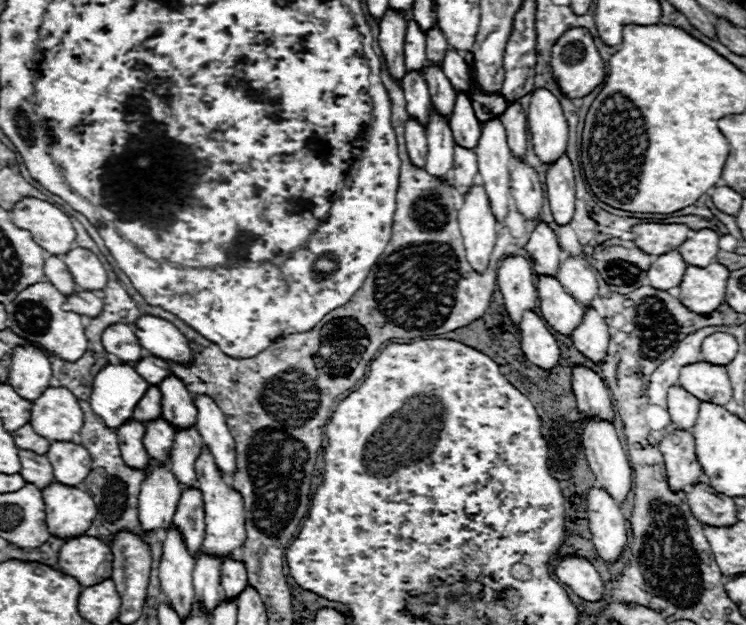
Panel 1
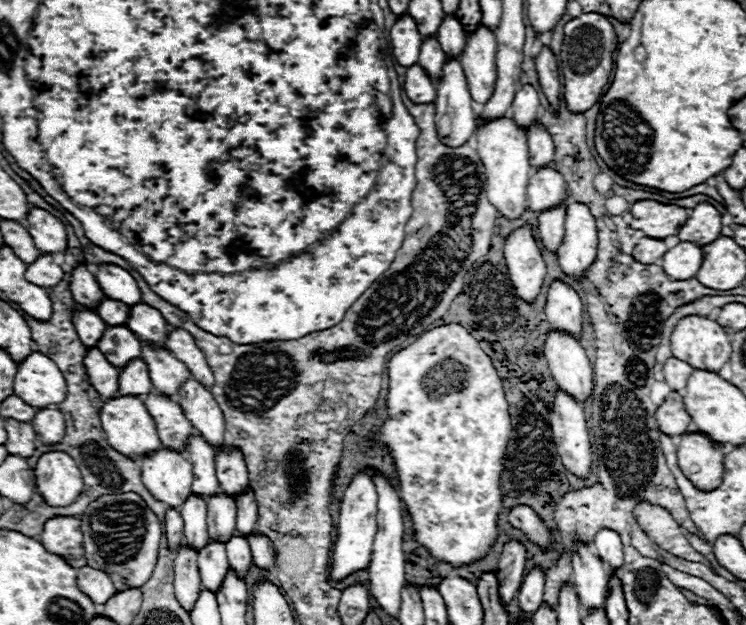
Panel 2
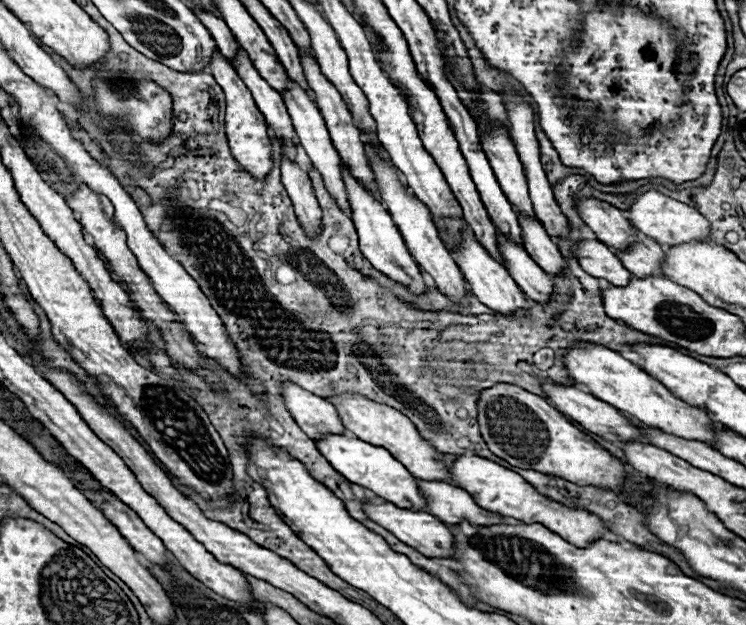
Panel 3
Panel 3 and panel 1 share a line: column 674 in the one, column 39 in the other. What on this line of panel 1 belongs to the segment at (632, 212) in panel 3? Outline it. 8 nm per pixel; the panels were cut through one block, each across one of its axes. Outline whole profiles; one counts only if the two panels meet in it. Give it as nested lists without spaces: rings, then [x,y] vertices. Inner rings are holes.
[[[24,198],[10,210],[12,222],[32,234],[48,254],[66,254],[74,248],[76,230],[70,218],[50,202]]]

